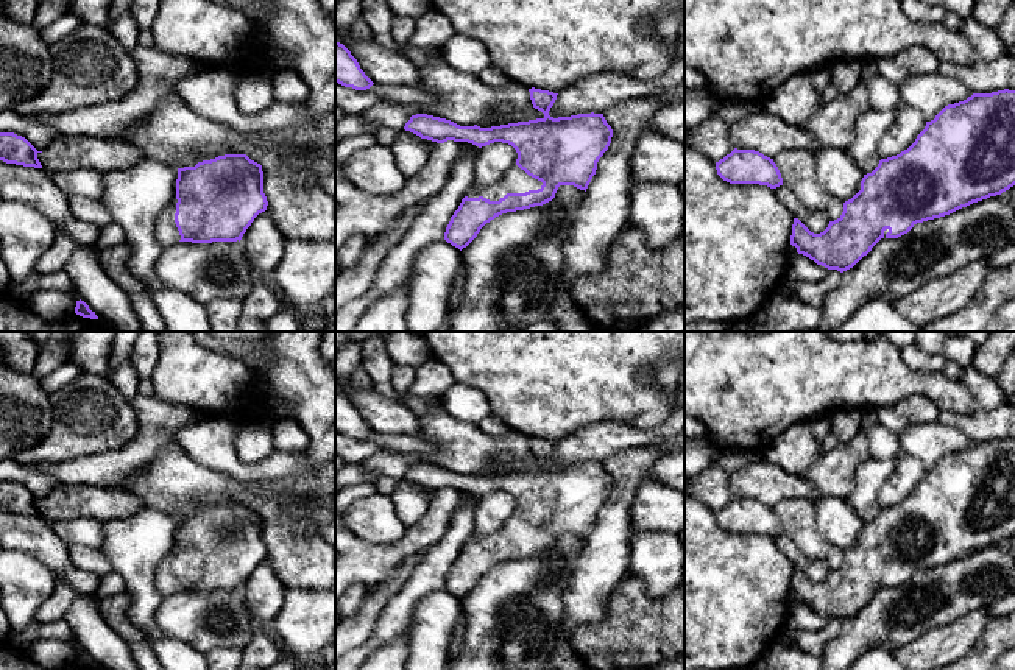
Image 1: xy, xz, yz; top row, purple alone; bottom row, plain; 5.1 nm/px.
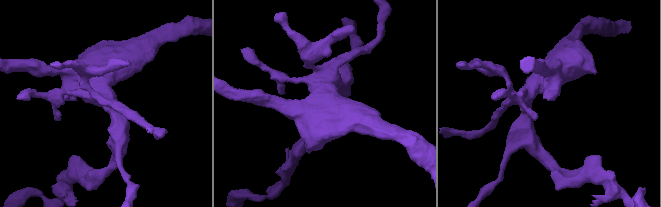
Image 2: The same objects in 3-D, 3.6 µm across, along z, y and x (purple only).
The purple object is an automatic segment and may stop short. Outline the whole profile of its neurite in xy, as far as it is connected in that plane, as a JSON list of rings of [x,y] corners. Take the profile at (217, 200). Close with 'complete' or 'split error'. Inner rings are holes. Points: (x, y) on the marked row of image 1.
[[[246,154],[218,156],[198,162],[195,167],[178,168],[176,196],[157,217],[154,235],[162,249],[179,242],[240,242],[254,218],[267,210],[267,206],[262,165]]]; split error

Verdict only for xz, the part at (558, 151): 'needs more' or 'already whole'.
needs more

